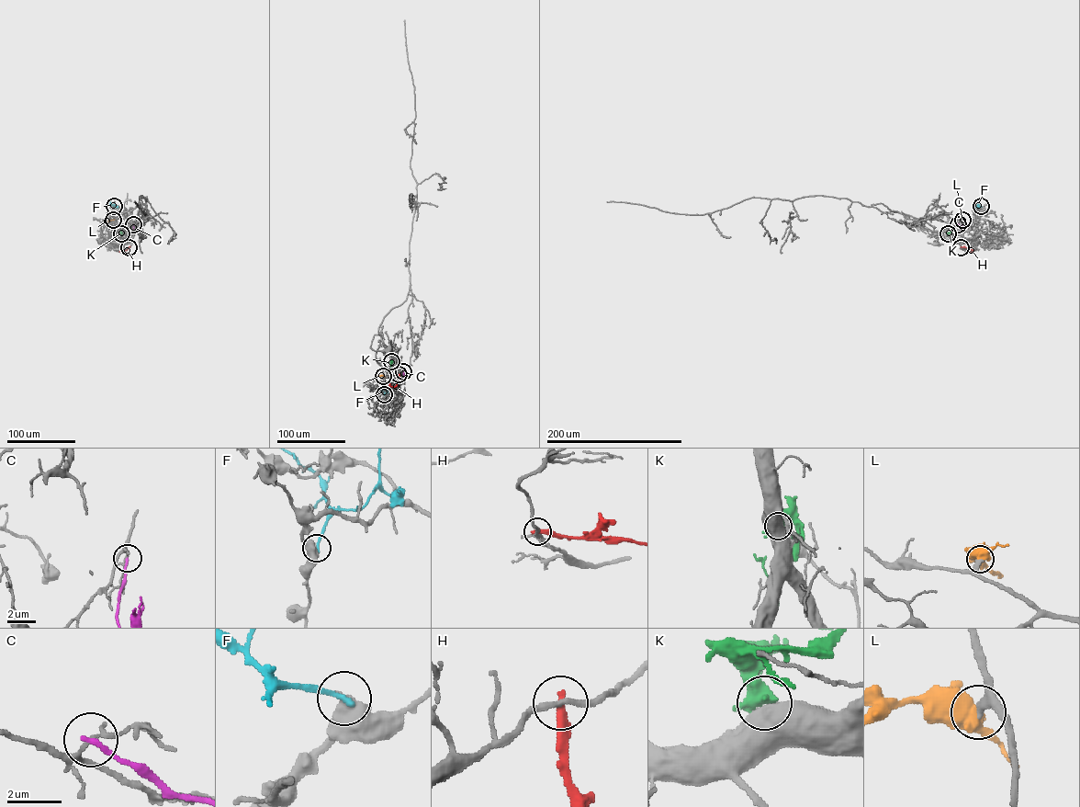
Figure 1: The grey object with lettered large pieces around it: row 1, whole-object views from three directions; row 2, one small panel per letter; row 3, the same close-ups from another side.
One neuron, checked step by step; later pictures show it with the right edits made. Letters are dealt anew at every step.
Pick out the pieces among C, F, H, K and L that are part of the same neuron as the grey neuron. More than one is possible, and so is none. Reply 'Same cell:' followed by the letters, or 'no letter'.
Same cell: L

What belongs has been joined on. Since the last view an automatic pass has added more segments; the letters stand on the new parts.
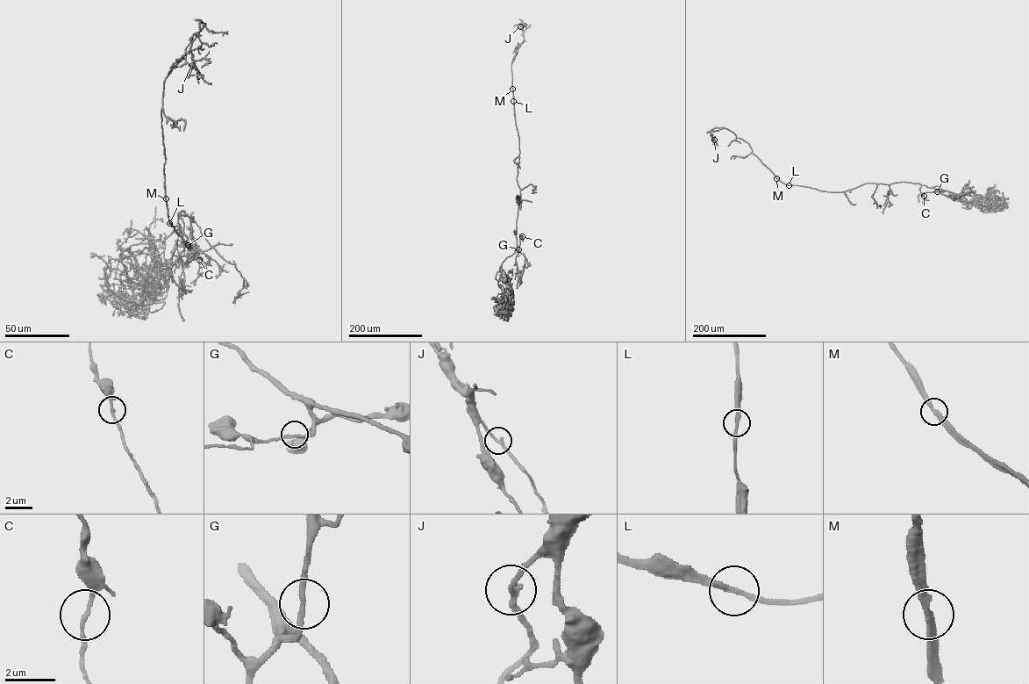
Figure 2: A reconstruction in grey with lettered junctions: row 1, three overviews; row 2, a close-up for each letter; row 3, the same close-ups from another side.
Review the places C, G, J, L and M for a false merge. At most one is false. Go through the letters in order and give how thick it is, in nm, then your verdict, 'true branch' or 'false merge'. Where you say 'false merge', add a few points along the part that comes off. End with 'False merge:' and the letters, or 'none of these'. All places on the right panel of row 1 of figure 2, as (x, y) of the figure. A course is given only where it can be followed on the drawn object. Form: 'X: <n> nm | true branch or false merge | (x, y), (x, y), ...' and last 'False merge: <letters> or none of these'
C: 170 nm | true branch
G: 200 nm | true branch
J: 220 nm | true branch
L: 220 nm | true branch
M: 260 nm | true branch
False merge: none of these

